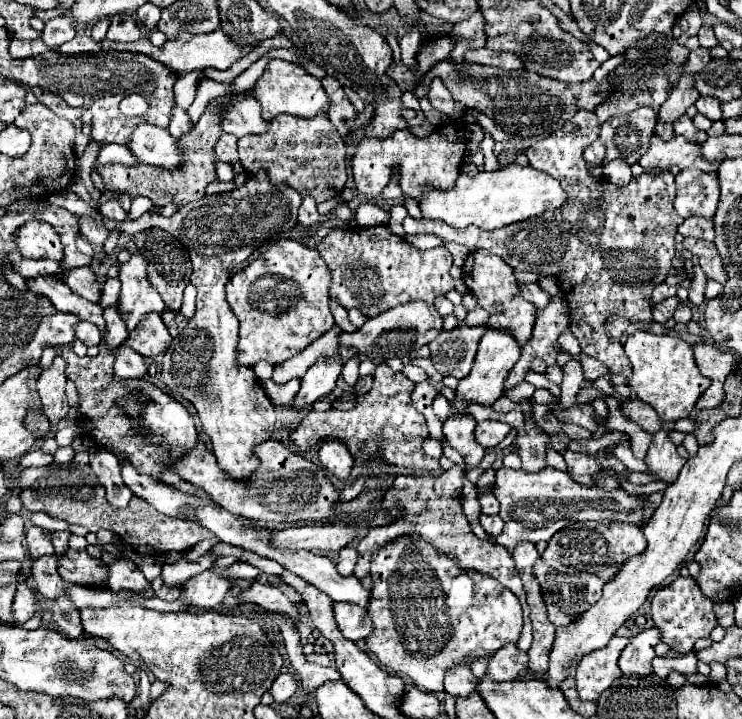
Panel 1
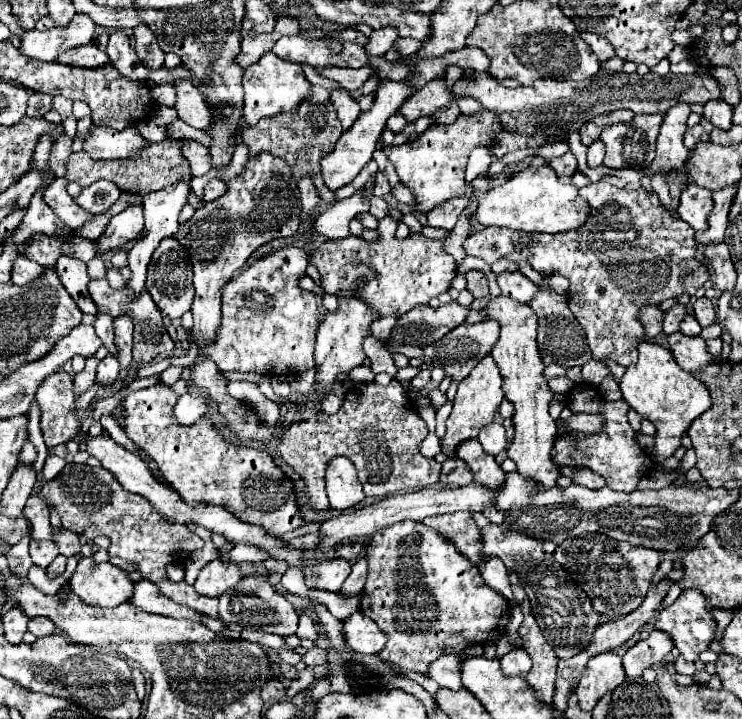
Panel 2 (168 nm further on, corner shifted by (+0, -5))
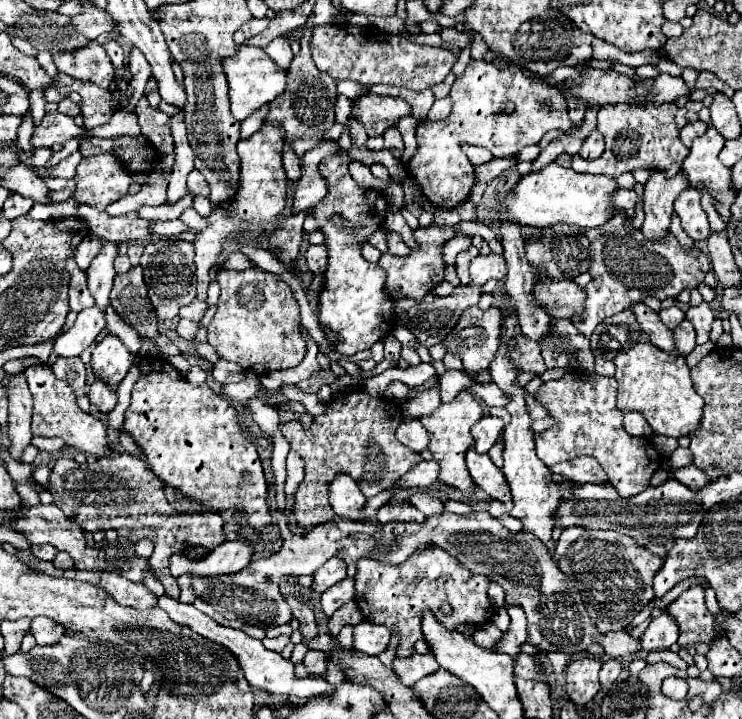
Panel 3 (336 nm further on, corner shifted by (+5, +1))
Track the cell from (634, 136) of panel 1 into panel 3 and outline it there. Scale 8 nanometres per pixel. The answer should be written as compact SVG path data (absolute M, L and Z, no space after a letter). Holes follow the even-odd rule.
M605 104L597 116L597 130L605 138L605 152L595 160L593 174L621 176L623 172L633 172L637 168L659 168L665 170L671 162L683 164L689 148L679 138L679 126L675 124L675 104L661 104L651 108L631 108L629 104Z

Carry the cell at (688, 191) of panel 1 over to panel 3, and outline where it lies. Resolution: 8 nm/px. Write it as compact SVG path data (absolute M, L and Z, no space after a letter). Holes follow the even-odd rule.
M685 188L675 200L675 212L681 218L681 226L689 234L689 238L693 238L695 242L707 240L711 234L707 214L701 208L699 196L701 194L695 188Z

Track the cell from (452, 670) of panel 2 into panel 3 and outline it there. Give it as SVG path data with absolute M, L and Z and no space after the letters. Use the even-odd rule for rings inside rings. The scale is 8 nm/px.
M411 654L407 658L395 658L393 660L393 672L399 676L401 684L415 684L427 674L433 674L439 670L439 664L435 662L433 654Z

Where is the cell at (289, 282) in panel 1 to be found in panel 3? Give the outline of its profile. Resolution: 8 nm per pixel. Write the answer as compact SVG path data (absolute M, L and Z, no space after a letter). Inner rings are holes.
M261 268L247 270L219 270L217 282L221 286L219 308L207 326L207 342L217 350L219 358L239 364L247 372L265 374L271 370L285 370L297 366L307 350L299 334L299 304L291 288L275 274Z

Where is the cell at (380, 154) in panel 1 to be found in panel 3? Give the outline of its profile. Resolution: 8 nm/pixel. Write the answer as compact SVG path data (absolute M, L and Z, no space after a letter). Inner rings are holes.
M487 60L469 62L465 74L457 78L451 88L451 100L453 110L449 118L441 122L423 120L419 124L419 150L409 166L411 176L417 180L427 200L441 210L451 210L465 202L475 184L475 166L463 152L465 146L481 146L487 148L493 158L507 158L517 156L521 148L529 144L539 144L543 134L547 134L549 130L569 130L573 126L573 120L567 114L567 102L557 86L531 80L515 66L497 68L493 62ZM507 98L515 102L515 112L509 116L497 112ZM541 98L553 100L553 106L541 106Z

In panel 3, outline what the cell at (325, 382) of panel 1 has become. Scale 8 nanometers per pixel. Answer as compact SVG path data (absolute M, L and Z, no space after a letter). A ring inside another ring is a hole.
M345 154L329 156L319 164L319 174L327 180L327 196L313 208L317 230L325 234L325 246L329 254L327 270L323 276L323 290L319 296L319 322L341 334L341 342L335 350L343 356L353 356L361 350L369 350L383 338L395 324L393 300L385 294L387 274L379 264L371 264L363 258L361 246L385 224L389 210L387 198L375 188L359 188L349 174L351 158ZM339 216L343 222L333 224L331 218Z

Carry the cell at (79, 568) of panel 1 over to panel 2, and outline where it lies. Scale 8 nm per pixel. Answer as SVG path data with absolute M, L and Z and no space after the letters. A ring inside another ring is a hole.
M82 558L76 572L70 578L70 588L86 604L114 608L128 602L132 596L132 582L120 568L110 562L94 562L92 558Z

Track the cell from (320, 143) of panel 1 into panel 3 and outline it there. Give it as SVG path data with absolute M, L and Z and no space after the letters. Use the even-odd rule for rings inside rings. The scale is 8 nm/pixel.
M307 22L303 26L303 34L301 34L301 52L293 58L291 68L287 70L287 88L283 92L283 96L277 96L277 100L273 100L269 104L269 114L265 124L275 124L281 126L287 134L287 142L293 144L293 148L297 150L299 156L303 156L309 148L317 146L323 140L323 134L329 126L333 126L335 122L335 100L337 100L337 84L335 80L331 80L331 76L327 76L327 72L319 72L315 68L315 62L311 60L311 32L315 30L315 26L311 22Z

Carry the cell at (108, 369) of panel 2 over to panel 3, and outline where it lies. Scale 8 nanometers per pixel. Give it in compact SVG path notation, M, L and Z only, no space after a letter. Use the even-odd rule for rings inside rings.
M95 380L91 384L89 400L91 400L91 406L97 408L97 412L109 414L115 408L115 404L117 404L117 394L113 390L109 390L101 380Z

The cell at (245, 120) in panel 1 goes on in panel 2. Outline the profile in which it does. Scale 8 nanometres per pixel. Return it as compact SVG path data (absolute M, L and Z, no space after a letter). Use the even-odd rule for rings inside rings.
M188 80L176 82L174 86L176 86L174 110L178 112L180 120L190 124L192 128L208 130L220 118L228 118L228 114L232 114L232 106L216 106L214 102L208 102L208 98L200 94L200 88L196 88Z

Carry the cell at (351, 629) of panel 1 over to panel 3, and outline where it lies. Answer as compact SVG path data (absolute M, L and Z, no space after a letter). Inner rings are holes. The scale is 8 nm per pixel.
M361 622L357 626L353 626L353 646L355 650L369 654L369 656L379 656L383 650L387 650L389 640L391 640L391 630L383 628L379 624L371 624L371 622Z

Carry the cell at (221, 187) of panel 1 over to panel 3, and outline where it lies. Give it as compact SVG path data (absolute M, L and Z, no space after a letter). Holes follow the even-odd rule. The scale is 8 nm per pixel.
M193 170L193 172L189 174L189 178L187 178L187 186L189 186L189 192L191 192L191 194L209 196L209 186L207 186L205 178L203 178L197 170Z

